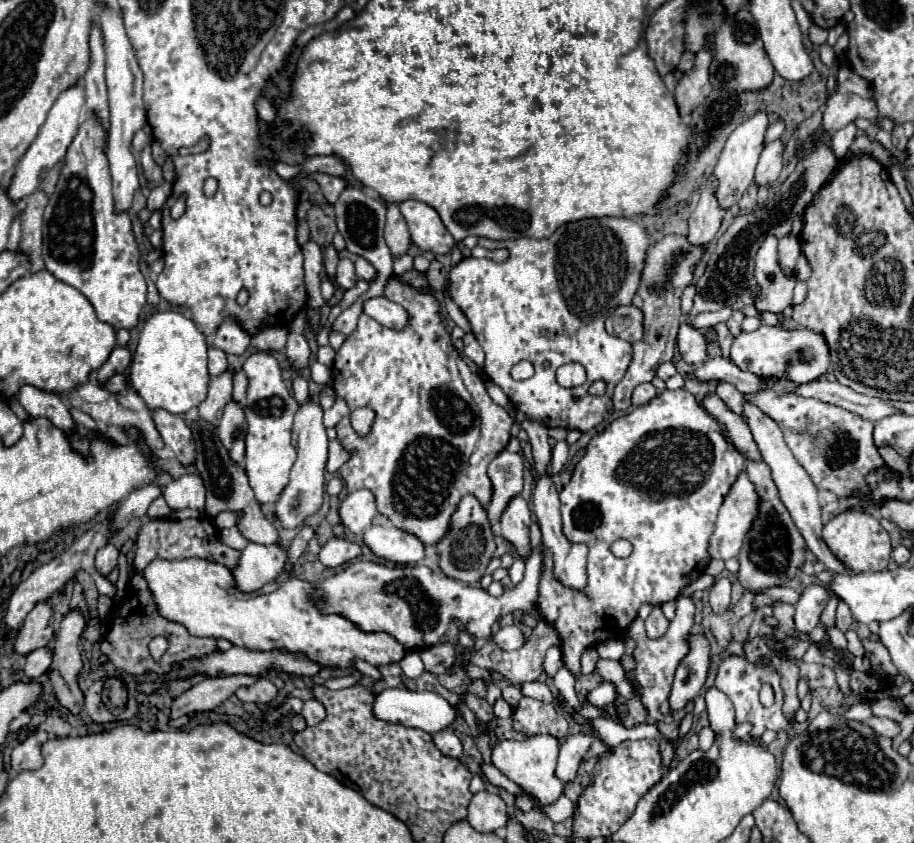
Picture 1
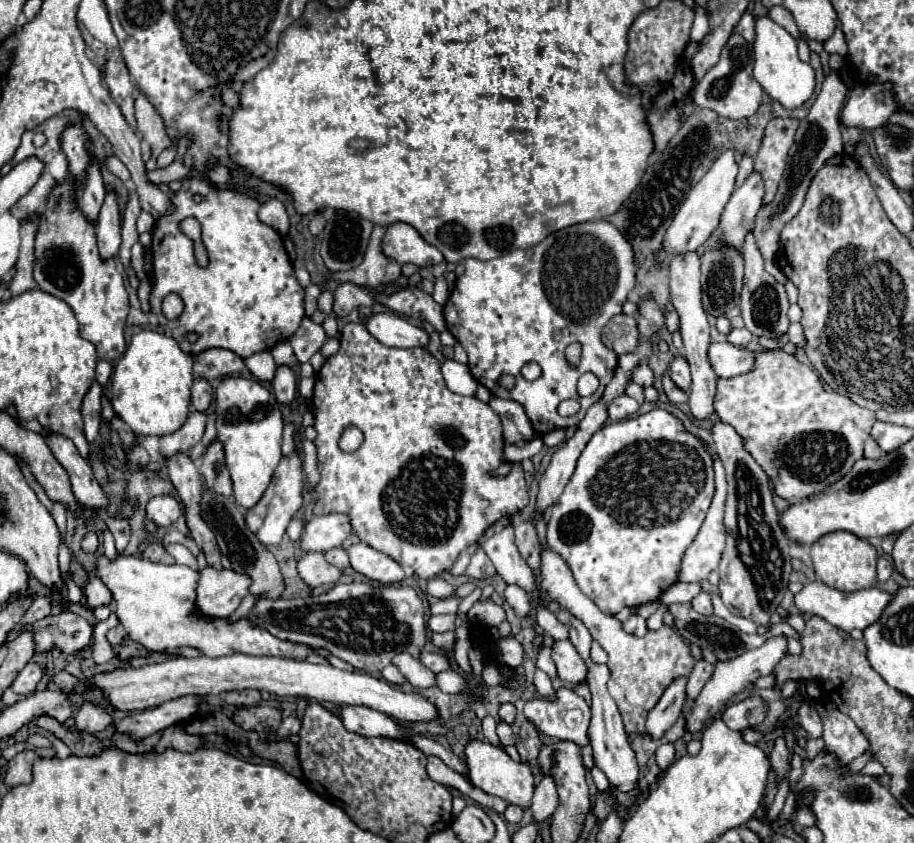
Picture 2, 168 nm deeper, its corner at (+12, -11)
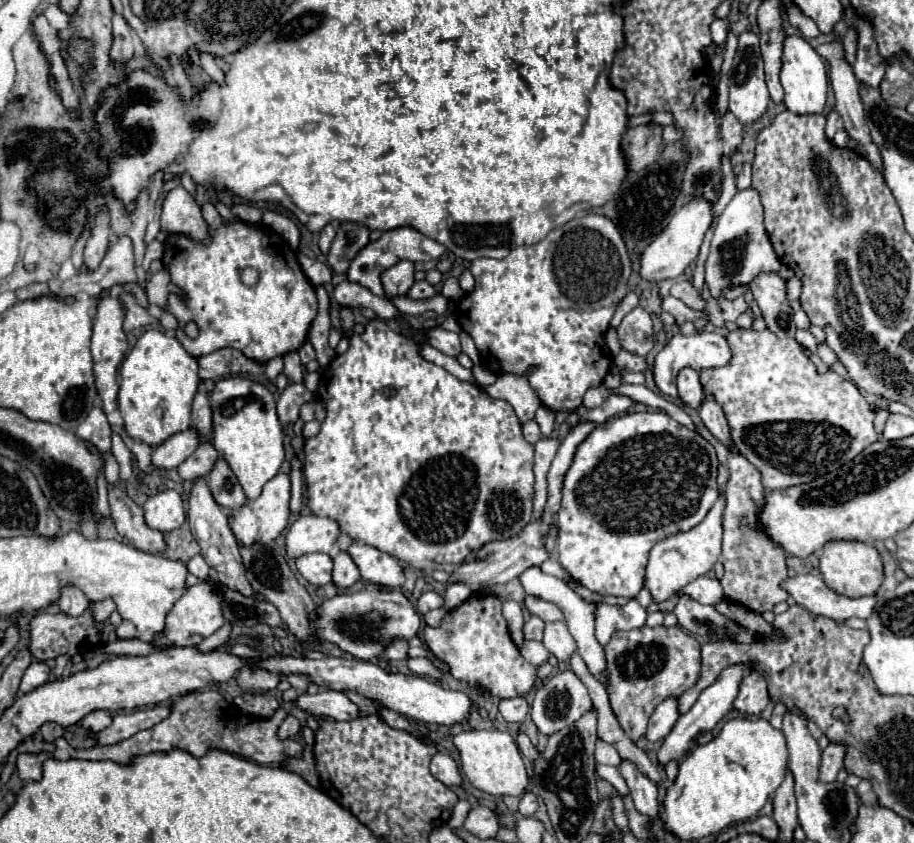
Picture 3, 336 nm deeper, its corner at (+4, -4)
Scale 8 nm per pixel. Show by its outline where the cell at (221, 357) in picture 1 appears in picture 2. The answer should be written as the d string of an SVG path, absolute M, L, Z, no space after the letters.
M196 378L192 386L192 408L198 412L206 412L210 408L212 388L204 378Z

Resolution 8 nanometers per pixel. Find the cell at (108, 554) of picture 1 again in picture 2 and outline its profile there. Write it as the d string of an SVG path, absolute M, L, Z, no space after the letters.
M90 576L88 584L86 584L86 600L88 600L90 608L110 606L112 594L110 594L110 590L96 576Z

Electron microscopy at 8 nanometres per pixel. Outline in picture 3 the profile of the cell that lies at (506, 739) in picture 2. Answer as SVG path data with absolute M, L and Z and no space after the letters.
M518 731L516 743L518 743L518 749L520 749L520 753L522 753L524 757L528 757L530 761L536 759L536 753L538 753L538 751L532 747L532 743L530 743L530 739L528 739L528 735L526 735L524 731Z

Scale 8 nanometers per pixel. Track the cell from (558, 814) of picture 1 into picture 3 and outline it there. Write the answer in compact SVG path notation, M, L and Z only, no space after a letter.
M436 753L432 763L430 763L430 771L432 775L442 781L444 785L452 787L452 785L462 785L462 775L460 775L460 767L456 765L456 761L446 755L446 753Z

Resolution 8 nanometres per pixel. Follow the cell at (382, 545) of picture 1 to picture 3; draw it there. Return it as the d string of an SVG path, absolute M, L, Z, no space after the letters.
M354 543L348 549L350 557L360 569L362 579L376 583L376 585L386 585L386 587L402 587L406 577L404 569L398 559L394 559L388 553L382 553L376 547L370 547L366 543Z

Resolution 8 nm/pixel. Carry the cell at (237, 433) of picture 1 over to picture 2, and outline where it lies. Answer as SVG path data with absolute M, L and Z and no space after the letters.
M218 440L212 442L206 454L202 456L200 474L204 478L206 488L210 488L212 492L220 496L228 496L228 498L232 496L232 480L226 468L226 462L224 462L224 448Z

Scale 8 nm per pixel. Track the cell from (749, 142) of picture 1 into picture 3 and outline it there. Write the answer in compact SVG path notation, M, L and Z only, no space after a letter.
M704 195L692 197L672 217L672 221L664 227L664 233L660 233L660 237L656 237L656 241L652 241L652 245L648 245L648 249L642 253L642 257L640 257L640 275L642 275L642 279L662 281L662 279L676 279L678 275L682 275L684 269L696 259L698 249L704 241L704 235L714 221L712 209L714 209L712 201L706 199Z

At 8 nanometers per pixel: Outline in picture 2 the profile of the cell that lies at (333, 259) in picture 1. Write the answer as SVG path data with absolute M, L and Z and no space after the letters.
M310 284L308 288L306 288L306 316L308 318L312 318L312 314L316 312L316 300L318 300L318 296L320 296L320 288L316 286L316 284Z

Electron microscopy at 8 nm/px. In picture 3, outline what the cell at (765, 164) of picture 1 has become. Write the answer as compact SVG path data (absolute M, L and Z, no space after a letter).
M744 189L734 195L734 199L722 211L710 245L710 255L706 261L706 283L714 297L720 297L722 291L732 283L750 283L762 271L780 271L782 263L778 261L772 241L764 229L764 211L760 203L760 193L756 189Z

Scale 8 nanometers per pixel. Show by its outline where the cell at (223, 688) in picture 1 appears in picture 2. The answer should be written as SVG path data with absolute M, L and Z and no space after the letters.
M182 696L182 698L170 700L170 702L164 702L156 708L128 714L124 720L116 720L114 726L116 726L116 732L128 734L132 740L142 740L176 722L190 718L198 710L196 702L198 702L198 698L194 698L194 696Z

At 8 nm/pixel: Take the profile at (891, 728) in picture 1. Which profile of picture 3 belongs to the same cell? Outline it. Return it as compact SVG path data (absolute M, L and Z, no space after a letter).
M830 741L830 745L822 753L822 767L820 767L820 781L832 783L836 781L838 771L844 767L846 757L846 745L840 741Z

